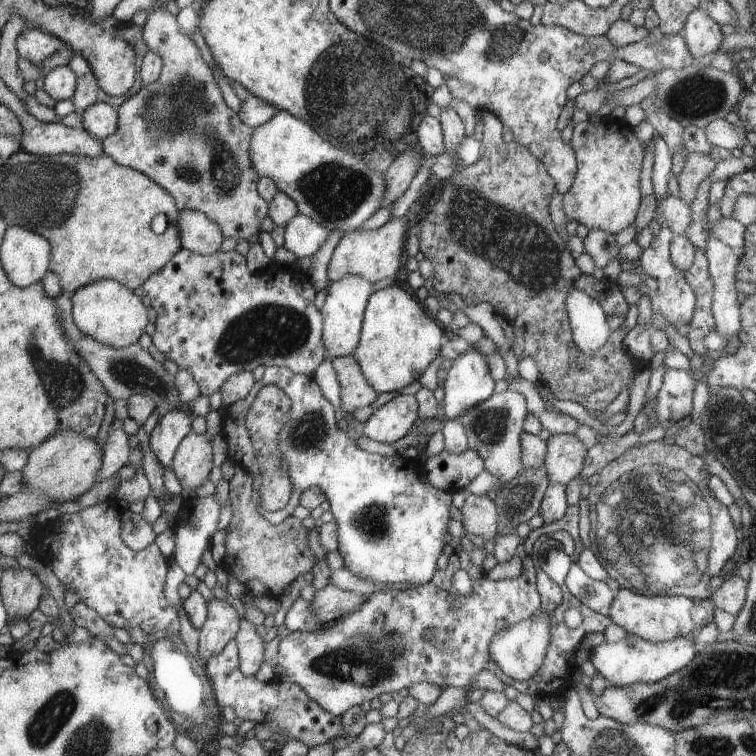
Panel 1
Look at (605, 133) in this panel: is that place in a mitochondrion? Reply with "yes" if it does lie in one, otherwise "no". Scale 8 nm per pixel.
no

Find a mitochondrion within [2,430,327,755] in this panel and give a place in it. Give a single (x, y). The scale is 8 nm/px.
(51, 717)

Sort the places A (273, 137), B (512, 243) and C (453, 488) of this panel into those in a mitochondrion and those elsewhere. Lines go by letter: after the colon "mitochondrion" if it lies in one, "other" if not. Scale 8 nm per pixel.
A: other
B: mitochondrion
C: other

